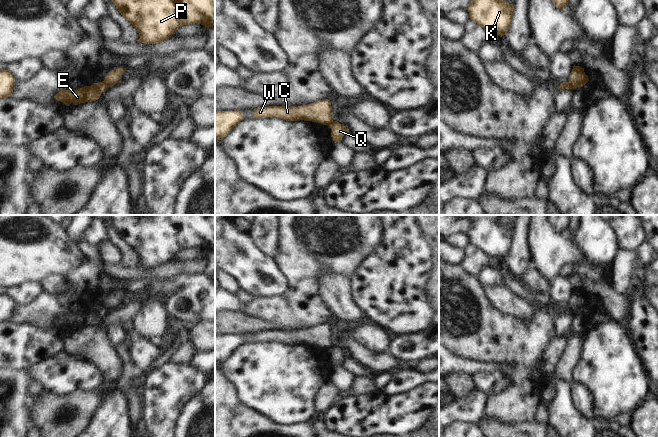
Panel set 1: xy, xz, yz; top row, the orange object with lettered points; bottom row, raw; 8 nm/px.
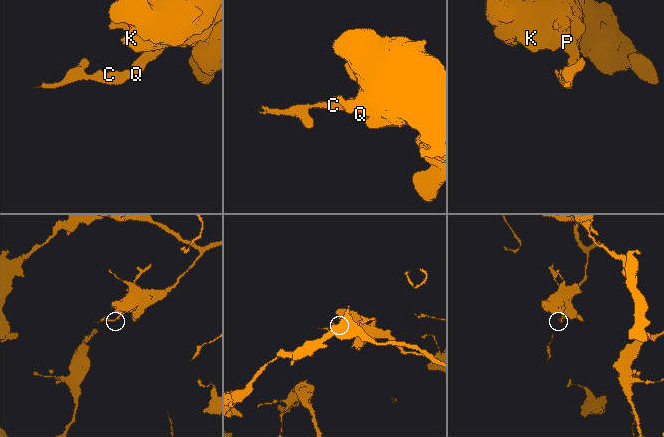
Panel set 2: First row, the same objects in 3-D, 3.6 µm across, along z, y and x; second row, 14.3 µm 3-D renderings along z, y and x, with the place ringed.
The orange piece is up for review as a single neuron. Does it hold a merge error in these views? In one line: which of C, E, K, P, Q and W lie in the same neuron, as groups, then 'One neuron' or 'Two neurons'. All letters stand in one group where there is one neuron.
Groups: C E W / K P Q. Two neurons.

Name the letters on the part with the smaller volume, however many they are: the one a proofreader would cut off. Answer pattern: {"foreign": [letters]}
{"foreign": ["C", "E", "W"]}

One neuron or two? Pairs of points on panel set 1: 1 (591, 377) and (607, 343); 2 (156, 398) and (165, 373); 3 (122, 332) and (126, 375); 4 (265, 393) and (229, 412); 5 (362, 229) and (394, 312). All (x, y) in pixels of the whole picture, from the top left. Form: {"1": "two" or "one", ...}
{"1": "one", "2": "one", "3": "two", "4": "two", "5": "two"}

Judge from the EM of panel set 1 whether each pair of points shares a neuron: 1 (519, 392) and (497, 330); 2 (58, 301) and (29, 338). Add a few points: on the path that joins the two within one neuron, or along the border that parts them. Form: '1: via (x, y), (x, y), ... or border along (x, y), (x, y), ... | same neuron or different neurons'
1: via (523, 377), (523, 356), (512, 345) | same neuron
2: border along (15, 323), (61, 332) | different neurons

